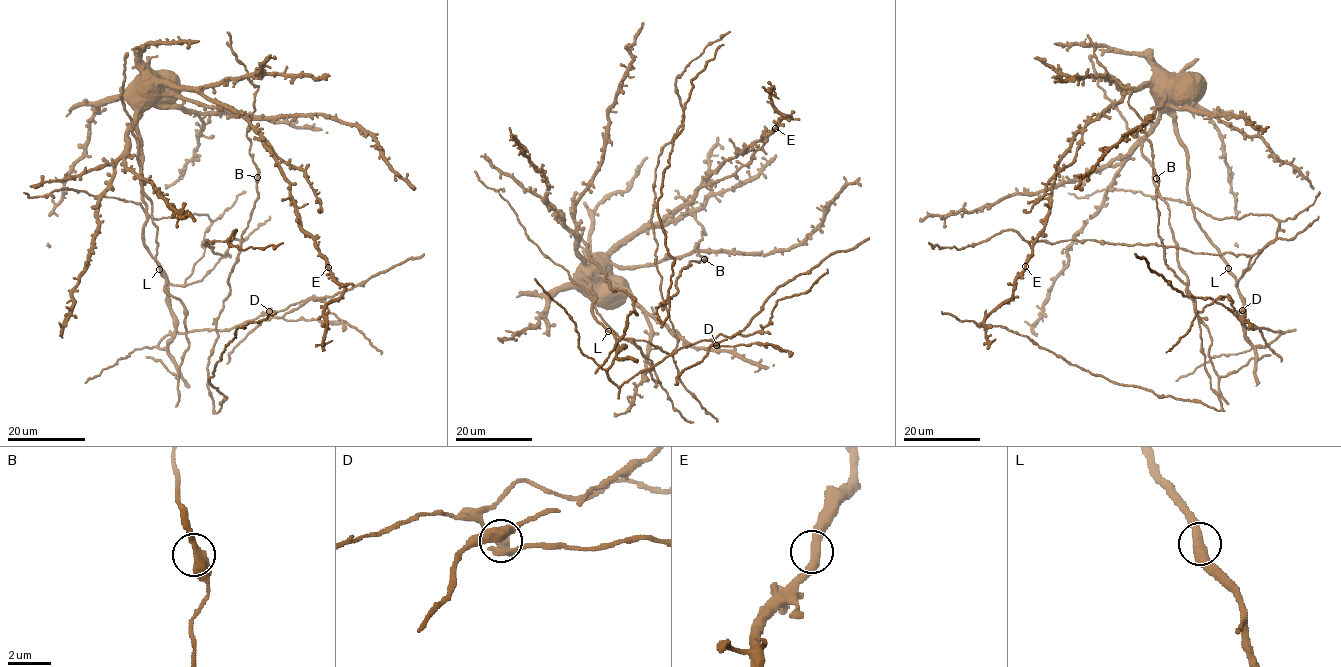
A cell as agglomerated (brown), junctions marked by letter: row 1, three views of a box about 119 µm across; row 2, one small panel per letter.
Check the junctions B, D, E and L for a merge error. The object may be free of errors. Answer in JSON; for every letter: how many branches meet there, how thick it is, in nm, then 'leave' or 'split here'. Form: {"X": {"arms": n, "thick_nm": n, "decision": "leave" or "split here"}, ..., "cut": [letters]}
{"B": {"arms": 2, "thick_nm": 440, "decision": "leave"}, "D": {"arms": 2, "thick_nm": 400, "decision": "split here"}, "E": {"arms": 2, "thick_nm": 440, "decision": "leave"}, "L": {"arms": 2, "thick_nm": 440, "decision": "leave"}, "cut": ["D"]}

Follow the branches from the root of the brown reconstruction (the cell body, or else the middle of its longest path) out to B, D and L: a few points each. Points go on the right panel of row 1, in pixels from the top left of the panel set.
B: (1152, 81), (1126, 90), (1112, 80), (1114, 78), (1123, 87), (1131, 89), (1128, 104), (1145, 126), (1156, 178)
D: (1152, 81), (1185, 151), (1195, 220), (1236, 281), (1245, 336), (1266, 347), (1283, 332), (1248, 328), (1242, 310)
L: (1152, 81), (1149, 87), (1154, 98), (1172, 118), (1179, 143), (1185, 151), (1187, 196), (1195, 220), (1228, 268)

